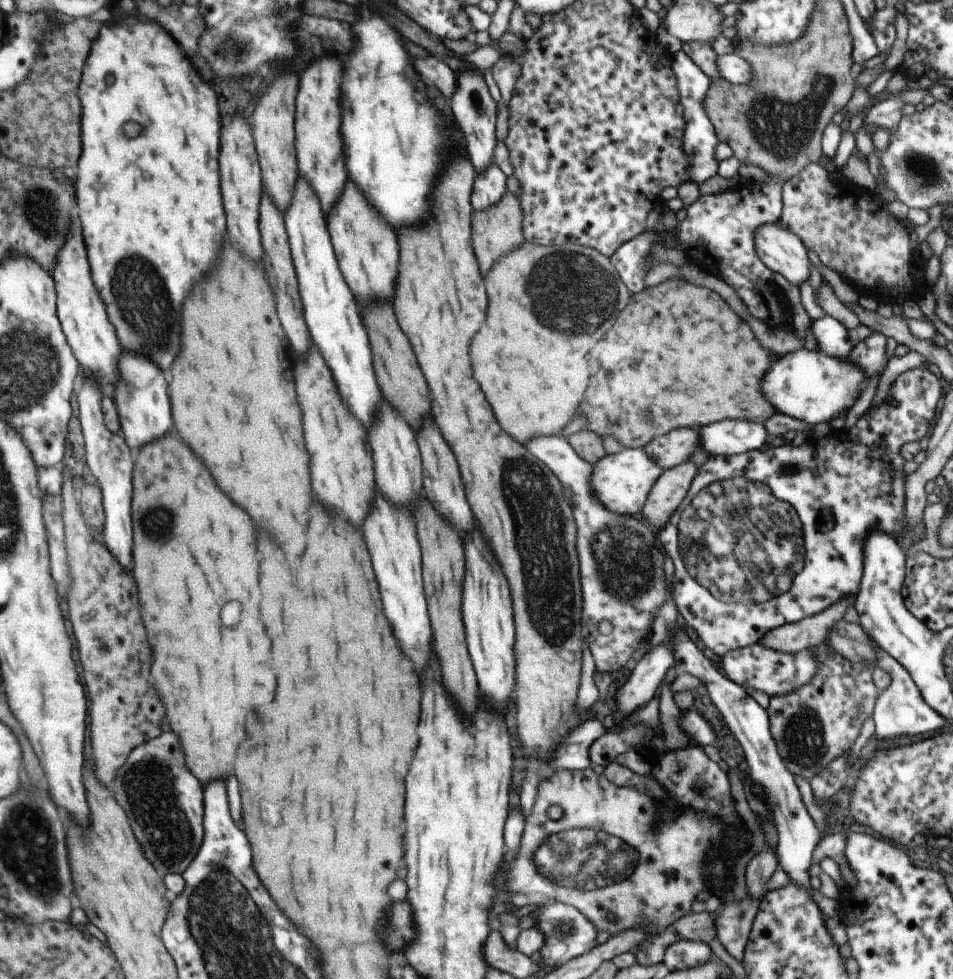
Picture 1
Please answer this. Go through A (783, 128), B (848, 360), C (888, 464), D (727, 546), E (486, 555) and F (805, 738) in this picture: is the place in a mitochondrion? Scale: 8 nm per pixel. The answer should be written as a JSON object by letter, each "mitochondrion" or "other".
{"A":"mitochondrion","B":"other","C":"other","D":"mitochondrion","E":"other","F":"mitochondrion"}

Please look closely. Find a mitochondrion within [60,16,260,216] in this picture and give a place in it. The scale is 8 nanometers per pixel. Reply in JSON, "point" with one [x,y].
{"point":[232,50]}

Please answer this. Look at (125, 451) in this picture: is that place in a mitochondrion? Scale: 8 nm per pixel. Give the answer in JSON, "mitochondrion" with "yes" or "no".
{"mitochondrion":"no"}

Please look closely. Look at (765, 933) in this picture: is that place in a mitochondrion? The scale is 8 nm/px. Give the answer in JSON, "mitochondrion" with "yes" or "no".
{"mitochondrion":"no"}

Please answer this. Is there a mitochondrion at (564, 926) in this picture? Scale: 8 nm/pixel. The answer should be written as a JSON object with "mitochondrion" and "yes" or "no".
{"mitochondrion":"yes"}

